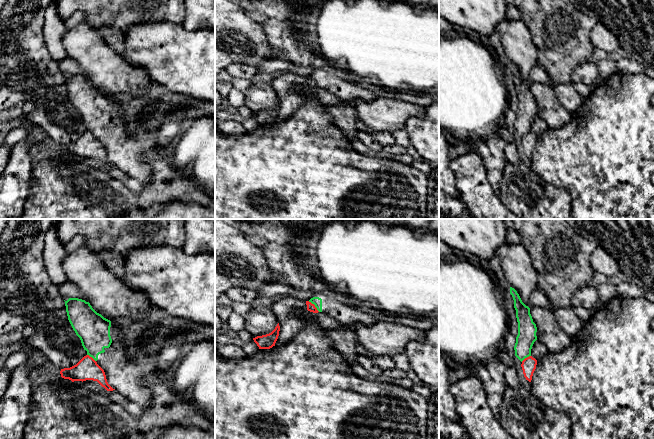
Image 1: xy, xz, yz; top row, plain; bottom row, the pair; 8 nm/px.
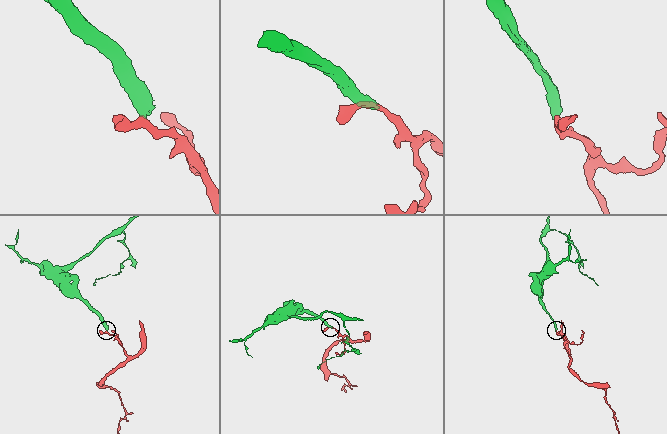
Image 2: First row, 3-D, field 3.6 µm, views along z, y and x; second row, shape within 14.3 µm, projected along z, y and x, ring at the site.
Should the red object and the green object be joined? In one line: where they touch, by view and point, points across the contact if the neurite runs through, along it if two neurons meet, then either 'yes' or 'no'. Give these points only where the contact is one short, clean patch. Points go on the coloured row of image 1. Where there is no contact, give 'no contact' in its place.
xz (314, 305) | along xz (308, 301), (319, 311) | no

